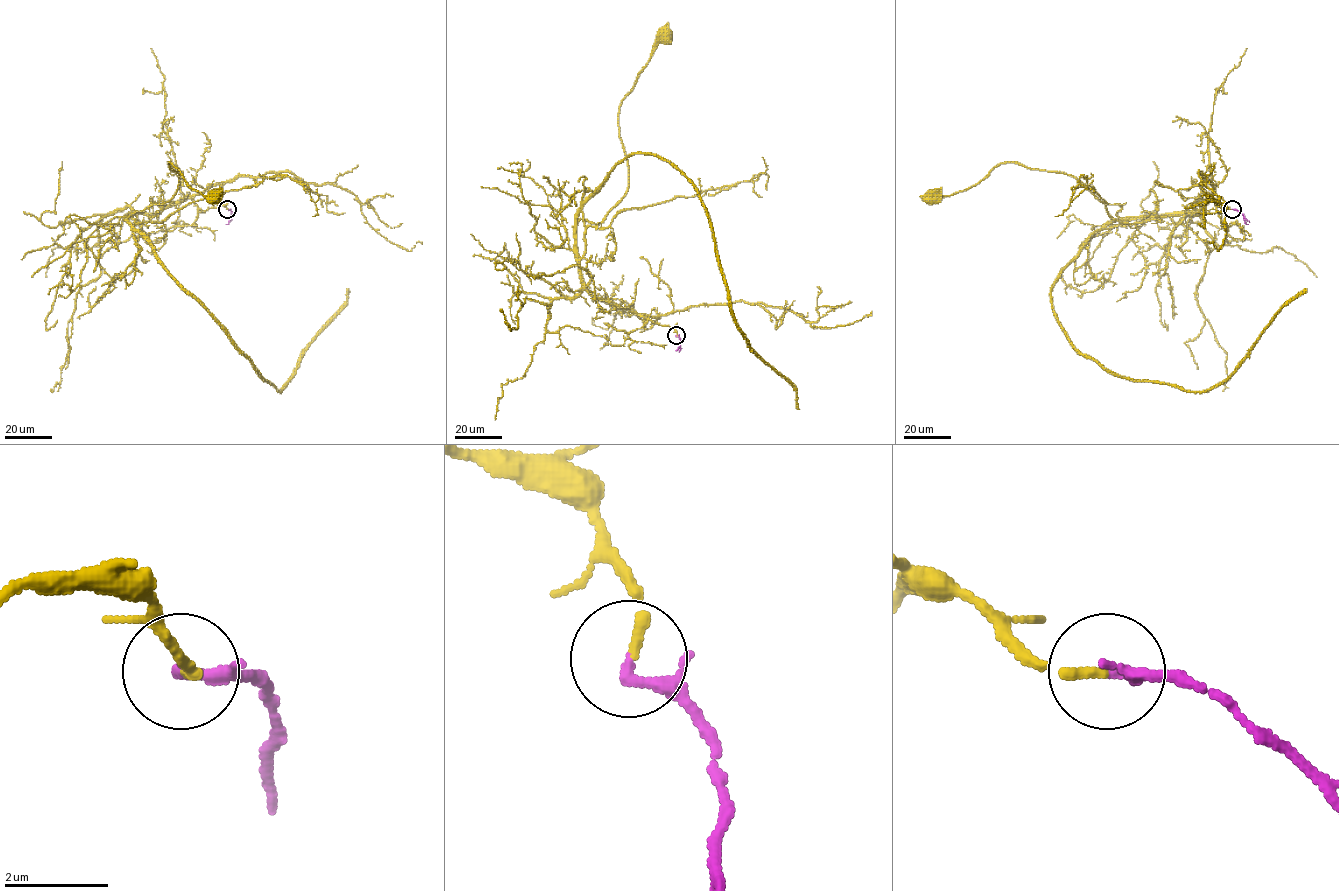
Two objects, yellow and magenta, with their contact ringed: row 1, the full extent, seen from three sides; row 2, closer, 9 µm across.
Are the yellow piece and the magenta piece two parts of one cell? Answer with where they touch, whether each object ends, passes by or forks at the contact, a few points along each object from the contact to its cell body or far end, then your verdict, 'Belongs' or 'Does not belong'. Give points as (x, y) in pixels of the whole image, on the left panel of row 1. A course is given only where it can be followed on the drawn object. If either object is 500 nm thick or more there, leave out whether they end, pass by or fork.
Place: (227, 209). At the ring yellow ends. At the ring magenta passes by. Course of yellow: (227, 209), (202, 212), (186, 198), (127, 217), (172, 198), (179, 174), (169, 162), (192, 189), (218, 199). Course of magenta: (227, 209), (230, 210), (231, 216), (226, 224). Belongs

